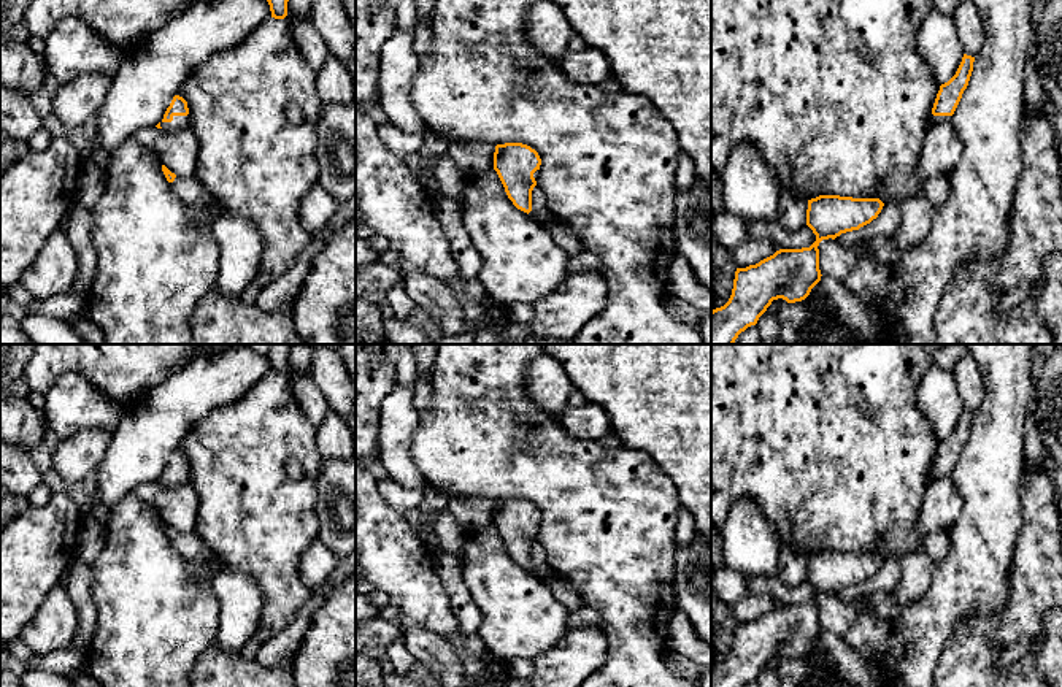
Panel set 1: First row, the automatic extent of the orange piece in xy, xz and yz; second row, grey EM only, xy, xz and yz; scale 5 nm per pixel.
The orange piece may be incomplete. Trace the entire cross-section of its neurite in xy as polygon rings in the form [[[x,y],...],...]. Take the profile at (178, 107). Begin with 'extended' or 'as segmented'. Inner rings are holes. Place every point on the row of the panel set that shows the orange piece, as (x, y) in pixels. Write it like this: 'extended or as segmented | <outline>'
extended | [[[175,95],[164,117],[156,127],[162,129],[165,133],[176,133],[189,125],[190,116],[187,102],[183,97]]]

